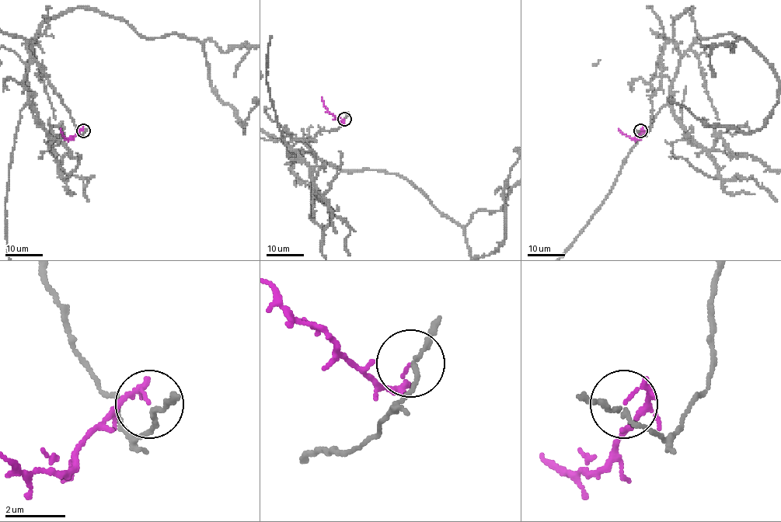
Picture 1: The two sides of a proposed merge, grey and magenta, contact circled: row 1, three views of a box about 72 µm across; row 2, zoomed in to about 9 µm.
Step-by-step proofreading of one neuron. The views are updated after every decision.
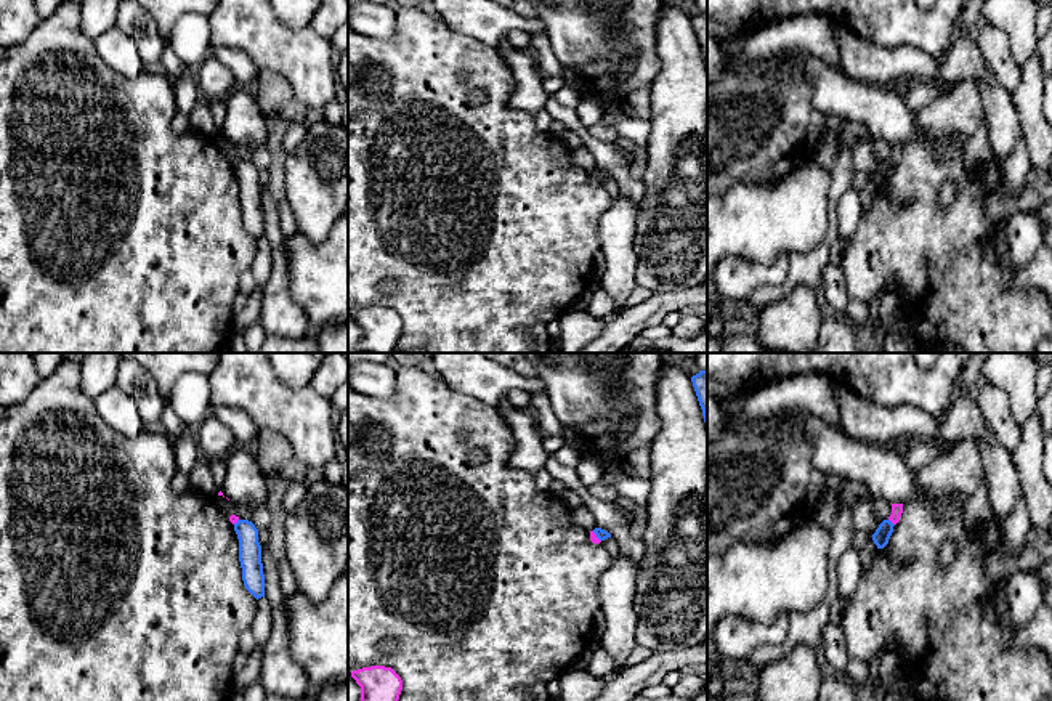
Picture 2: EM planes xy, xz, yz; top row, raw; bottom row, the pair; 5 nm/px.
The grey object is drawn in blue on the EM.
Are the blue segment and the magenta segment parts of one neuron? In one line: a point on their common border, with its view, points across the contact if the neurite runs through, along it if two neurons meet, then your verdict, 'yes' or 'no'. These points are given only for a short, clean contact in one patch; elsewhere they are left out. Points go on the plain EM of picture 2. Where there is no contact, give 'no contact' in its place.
meets blue in yz at (890, 162); border along yz (889, 159), (894, 166); no

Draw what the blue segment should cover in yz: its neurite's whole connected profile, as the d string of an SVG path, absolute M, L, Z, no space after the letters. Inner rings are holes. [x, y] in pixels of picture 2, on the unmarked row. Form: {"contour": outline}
{"contour": "M884 160L876 173L872 175L872 181L877 186L877 189L884 189L888 184L888 180L893 173L893 164L890 160Z"}

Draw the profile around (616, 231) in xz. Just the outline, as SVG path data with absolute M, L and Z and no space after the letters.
M619 196L598 225L605 273L595 284L614 300L617 311L629 308L627 298L637 286L637 218L638 205Z

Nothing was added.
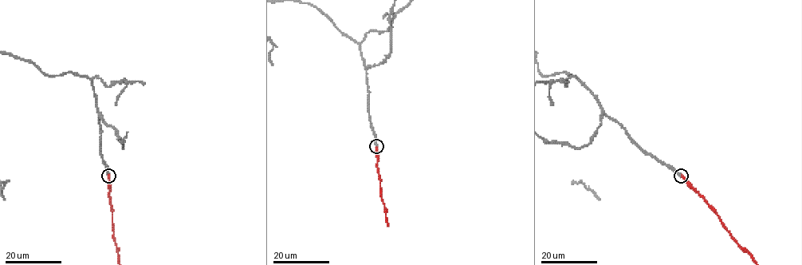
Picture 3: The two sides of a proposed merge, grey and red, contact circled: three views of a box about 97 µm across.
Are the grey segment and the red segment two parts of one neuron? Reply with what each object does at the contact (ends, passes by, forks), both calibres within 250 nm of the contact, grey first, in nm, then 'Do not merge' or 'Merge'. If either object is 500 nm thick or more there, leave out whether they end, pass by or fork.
Thickness 600 nm (grey) against 550 nm. Merge

